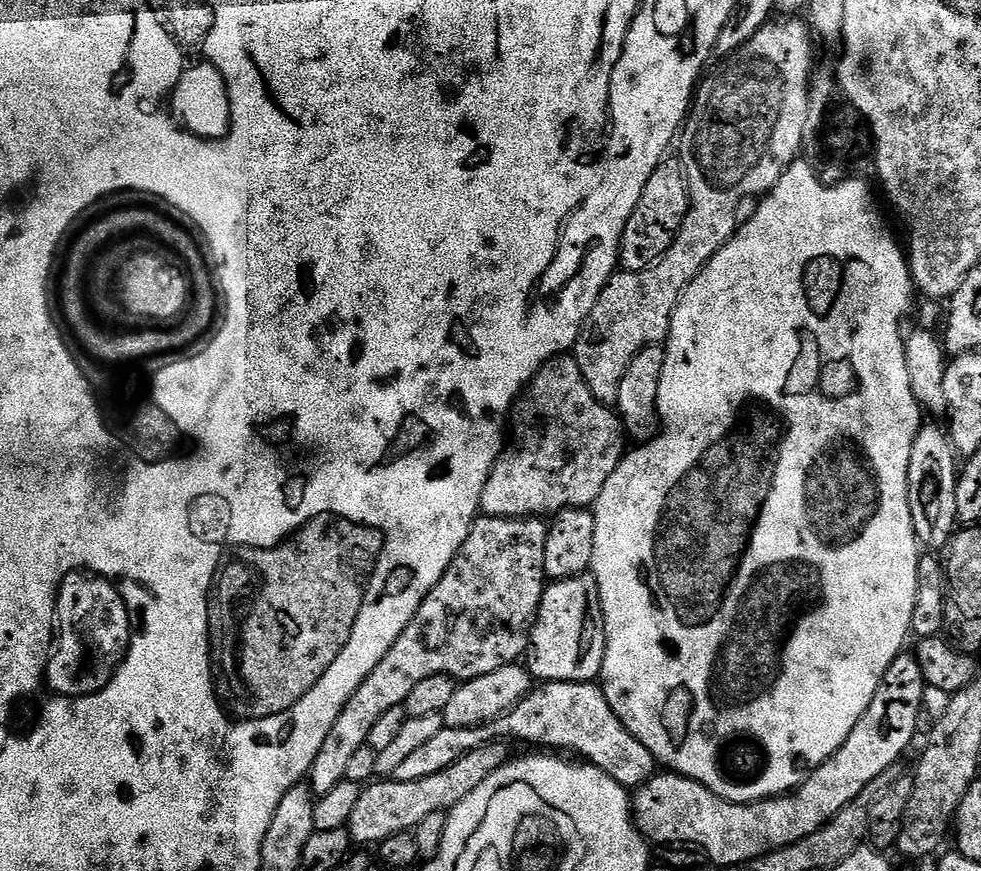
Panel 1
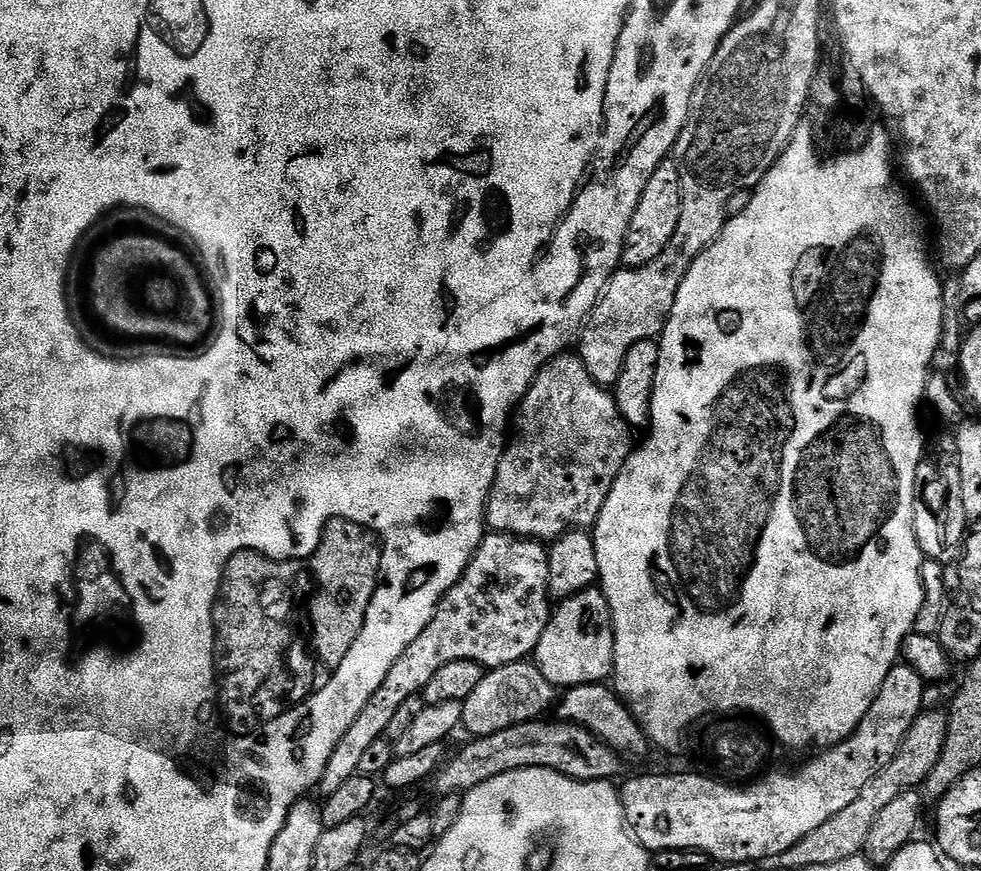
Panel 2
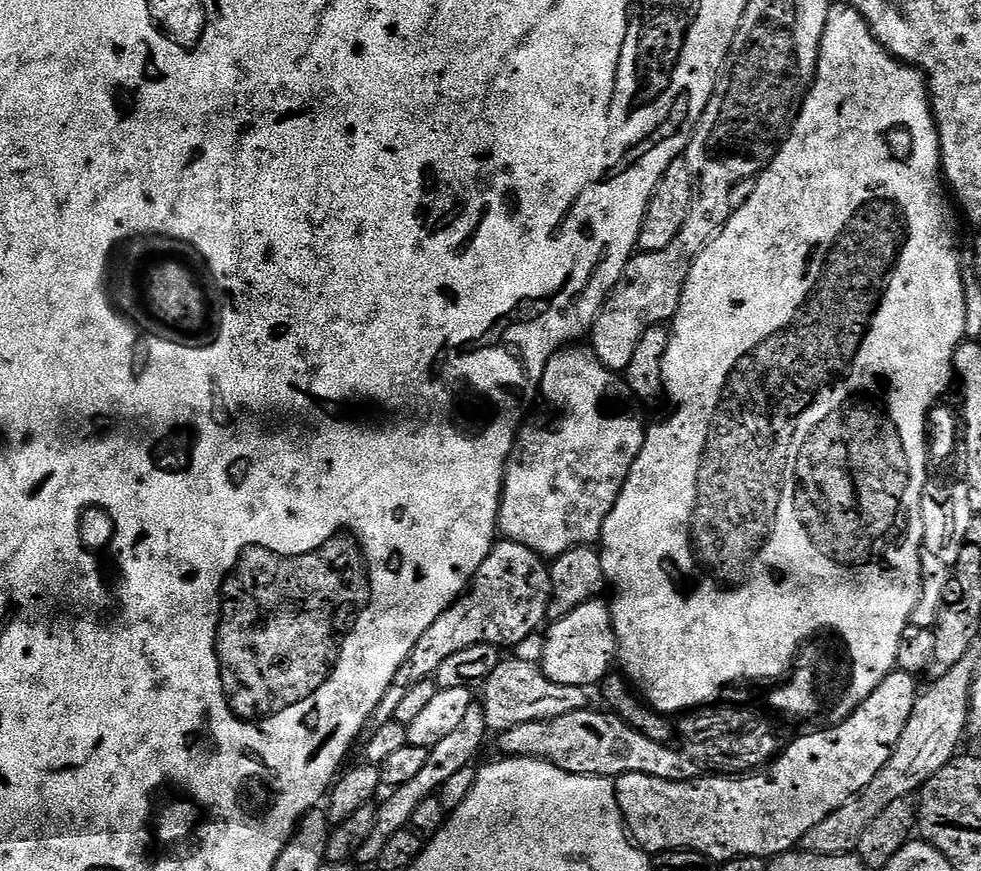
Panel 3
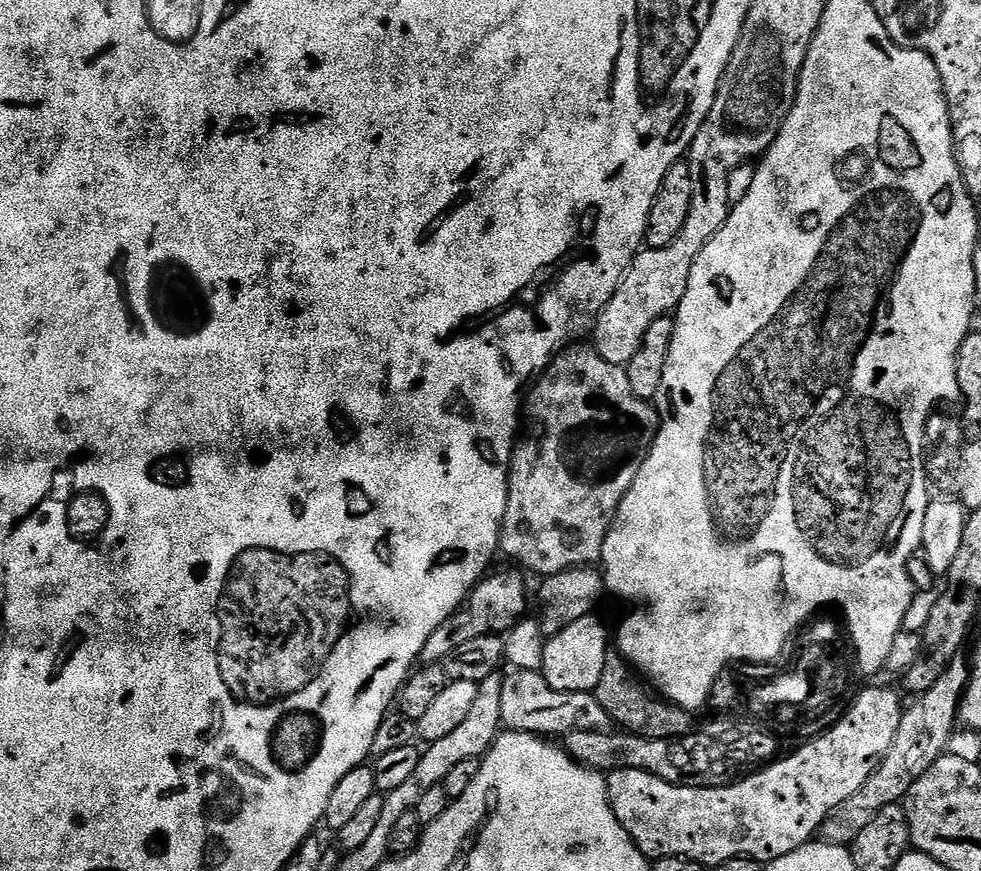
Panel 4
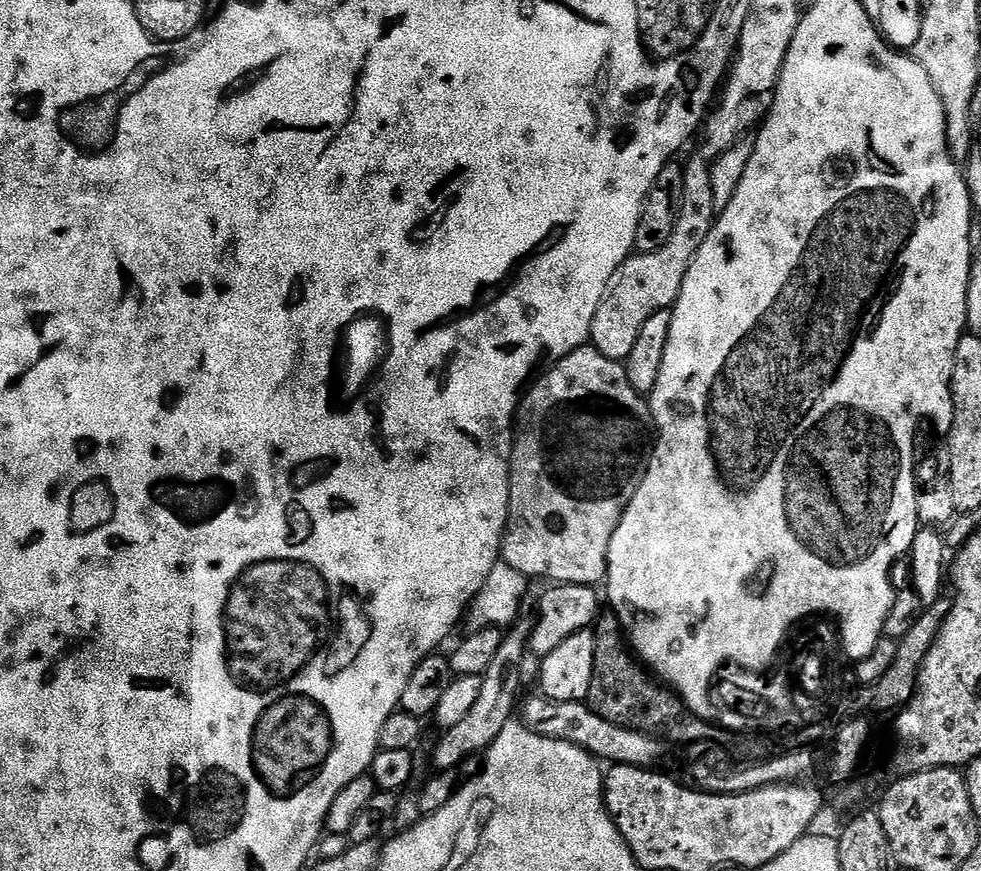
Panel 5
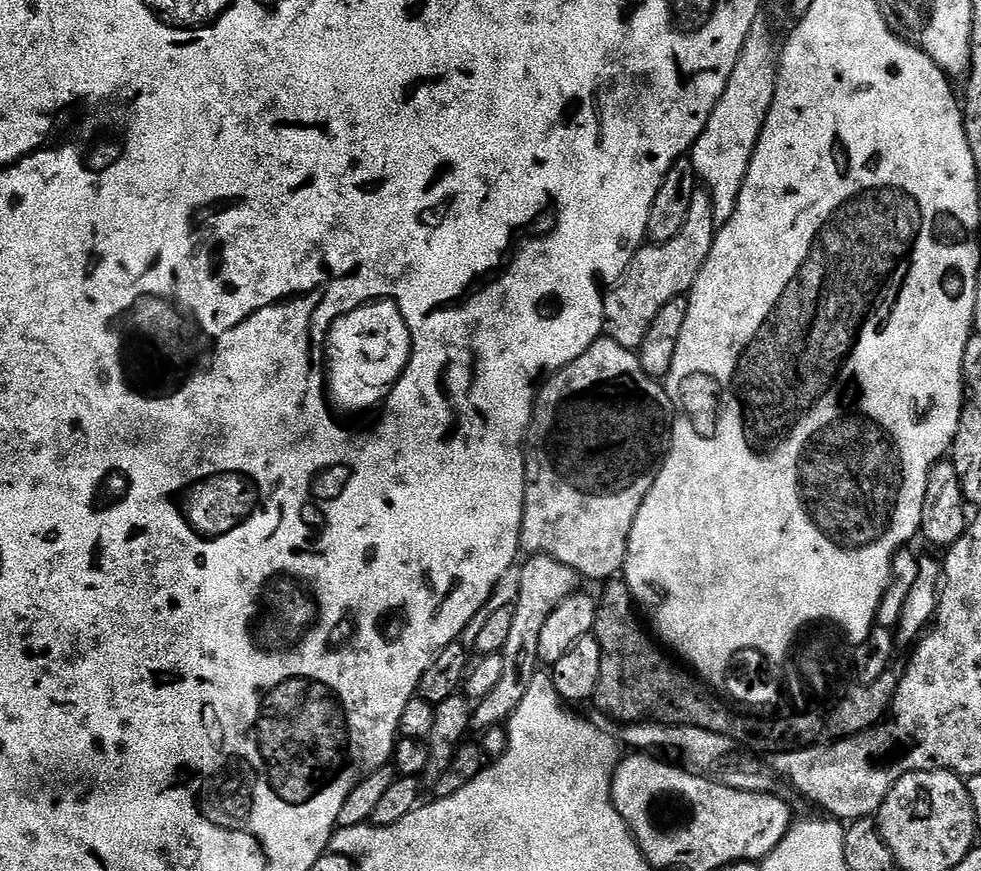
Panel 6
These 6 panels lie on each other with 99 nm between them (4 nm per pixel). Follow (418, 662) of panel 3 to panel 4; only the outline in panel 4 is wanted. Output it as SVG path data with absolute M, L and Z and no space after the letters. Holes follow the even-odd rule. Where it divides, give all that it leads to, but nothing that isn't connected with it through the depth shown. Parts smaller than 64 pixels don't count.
M520 570L515 571L496 573L493 571L485 575L484 579L473 588L472 593L465 598L459 610L450 618L446 618L446 622L442 622L442 626L438 626L438 630L434 630L430 638L426 638L426 646L422 650L420 660L424 664L439 664L447 661L447 656L449 659L456 653L458 646L472 641L473 638L507 633L523 620L528 612L526 611L528 584L524 581L525 573Z

